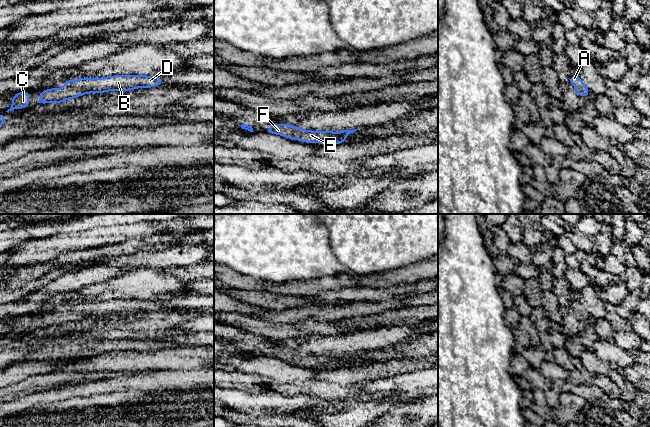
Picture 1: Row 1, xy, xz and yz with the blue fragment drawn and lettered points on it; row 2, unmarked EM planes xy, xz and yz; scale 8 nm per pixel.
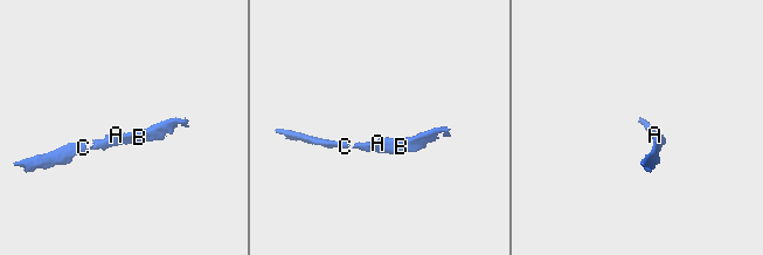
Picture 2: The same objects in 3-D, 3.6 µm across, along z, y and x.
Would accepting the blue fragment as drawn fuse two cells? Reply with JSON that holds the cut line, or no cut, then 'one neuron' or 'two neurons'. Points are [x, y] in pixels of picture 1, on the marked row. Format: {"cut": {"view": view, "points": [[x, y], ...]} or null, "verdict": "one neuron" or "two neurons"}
{"cut": null, "verdict": "one neuron"}

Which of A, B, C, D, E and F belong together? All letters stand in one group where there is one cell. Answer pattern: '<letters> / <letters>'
A B C D E F

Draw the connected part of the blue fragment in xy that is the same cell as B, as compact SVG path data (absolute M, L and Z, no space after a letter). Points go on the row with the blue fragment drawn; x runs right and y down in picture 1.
M114 75L102 78L81 77L75 81L67 79L62 88L45 89L40 93L38 103L61 102L89 93L108 91L129 91L136 88L151 88L163 83L163 78L145 75Z

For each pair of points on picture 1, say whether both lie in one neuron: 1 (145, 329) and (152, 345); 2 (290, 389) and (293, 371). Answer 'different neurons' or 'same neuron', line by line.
1: different neurons
2: different neurons

